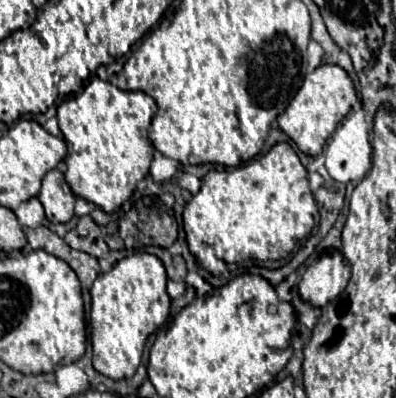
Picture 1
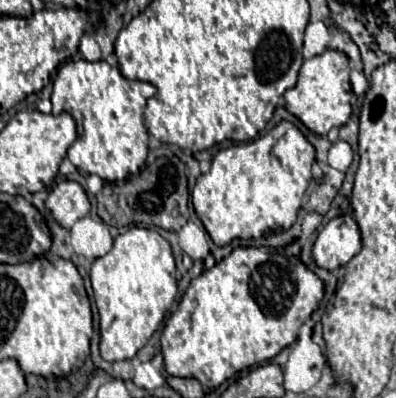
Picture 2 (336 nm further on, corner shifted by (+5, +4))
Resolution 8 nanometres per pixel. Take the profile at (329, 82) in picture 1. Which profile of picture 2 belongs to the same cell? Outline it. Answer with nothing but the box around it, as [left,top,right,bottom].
[284,51,352,135]

